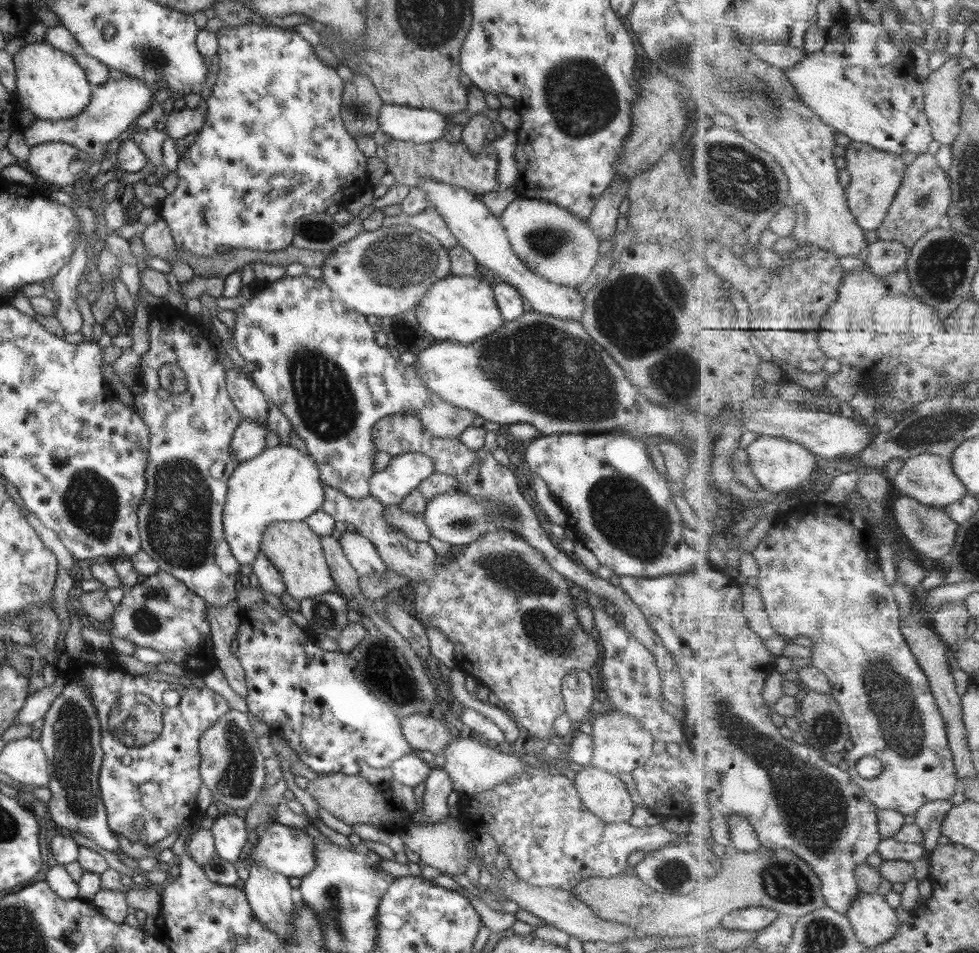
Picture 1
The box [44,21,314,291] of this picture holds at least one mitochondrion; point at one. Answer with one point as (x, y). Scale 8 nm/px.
(152, 58)

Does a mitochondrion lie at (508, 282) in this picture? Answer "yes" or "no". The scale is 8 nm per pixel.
no

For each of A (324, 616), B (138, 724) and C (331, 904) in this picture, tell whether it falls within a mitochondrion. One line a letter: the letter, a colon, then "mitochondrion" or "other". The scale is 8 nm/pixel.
A: mitochondrion
B: mitochondrion
C: mitochondrion

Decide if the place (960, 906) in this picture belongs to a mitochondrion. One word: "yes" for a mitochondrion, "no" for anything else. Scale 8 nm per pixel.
no

